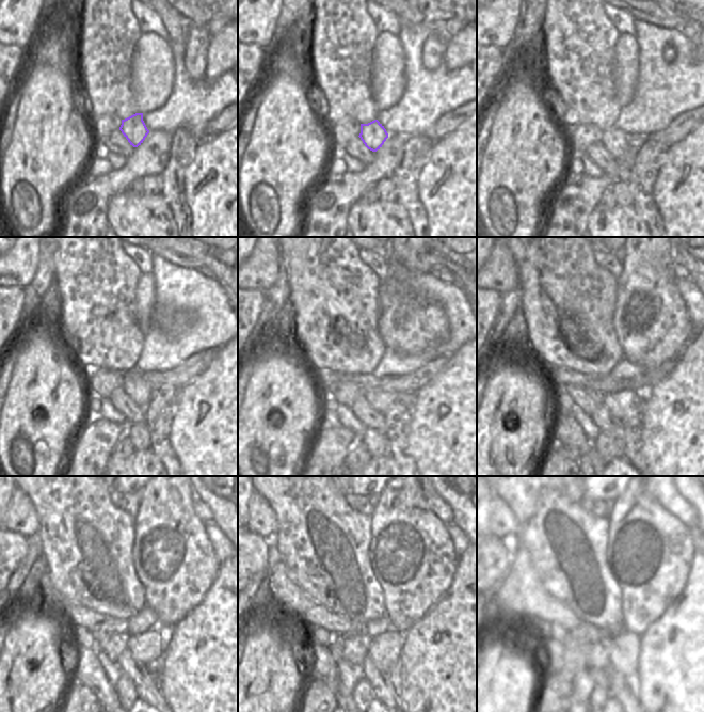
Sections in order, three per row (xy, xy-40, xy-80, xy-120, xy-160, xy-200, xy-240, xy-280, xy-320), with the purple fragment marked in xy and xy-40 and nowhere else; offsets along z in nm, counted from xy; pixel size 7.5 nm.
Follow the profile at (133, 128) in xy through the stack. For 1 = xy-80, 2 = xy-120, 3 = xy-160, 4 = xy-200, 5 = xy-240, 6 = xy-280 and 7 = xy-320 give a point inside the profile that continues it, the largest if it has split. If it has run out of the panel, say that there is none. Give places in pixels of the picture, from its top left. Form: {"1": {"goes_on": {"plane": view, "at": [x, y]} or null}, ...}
{"1": {"goes_on": {"plane": "xy-80", "at": [617, 142]}}, "2": {"goes_on": {"plane": "xy-120", "at": [137, 388]}}, "3": {"goes_on": {"plane": "xy-160", "at": [380, 400]}}, "4": {"goes_on": {"plane": "xy-200", "at": [618, 402]}}, "5": {"goes_on": {"plane": "xy-240", "at": [145, 647]}}, "6": {"goes_on": {"plane": "xy-280", "at": [384, 649]}}, "7": {"goes_on": {"plane": "xy-320", "at": [624, 646]}}}

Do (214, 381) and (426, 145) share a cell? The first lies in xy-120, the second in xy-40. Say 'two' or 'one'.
two

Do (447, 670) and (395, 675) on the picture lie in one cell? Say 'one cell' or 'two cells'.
two cells

